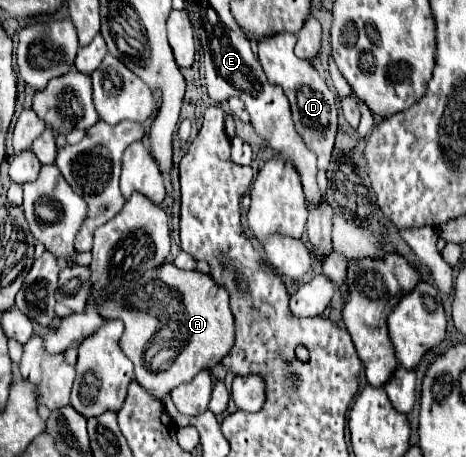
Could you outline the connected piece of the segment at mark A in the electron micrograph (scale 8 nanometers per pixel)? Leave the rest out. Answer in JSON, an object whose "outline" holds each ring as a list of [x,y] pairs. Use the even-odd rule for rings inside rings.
{"outline":[[[163,263],[155,271],[147,271],[131,291],[125,291],[123,303],[107,303],[103,307],[105,319],[121,319],[125,323],[121,349],[135,365],[135,381],[163,399],[173,387],[189,383],[201,369],[211,369],[233,345],[233,315],[229,309],[229,295],[209,275],[199,271],[181,271],[173,263]]]}

